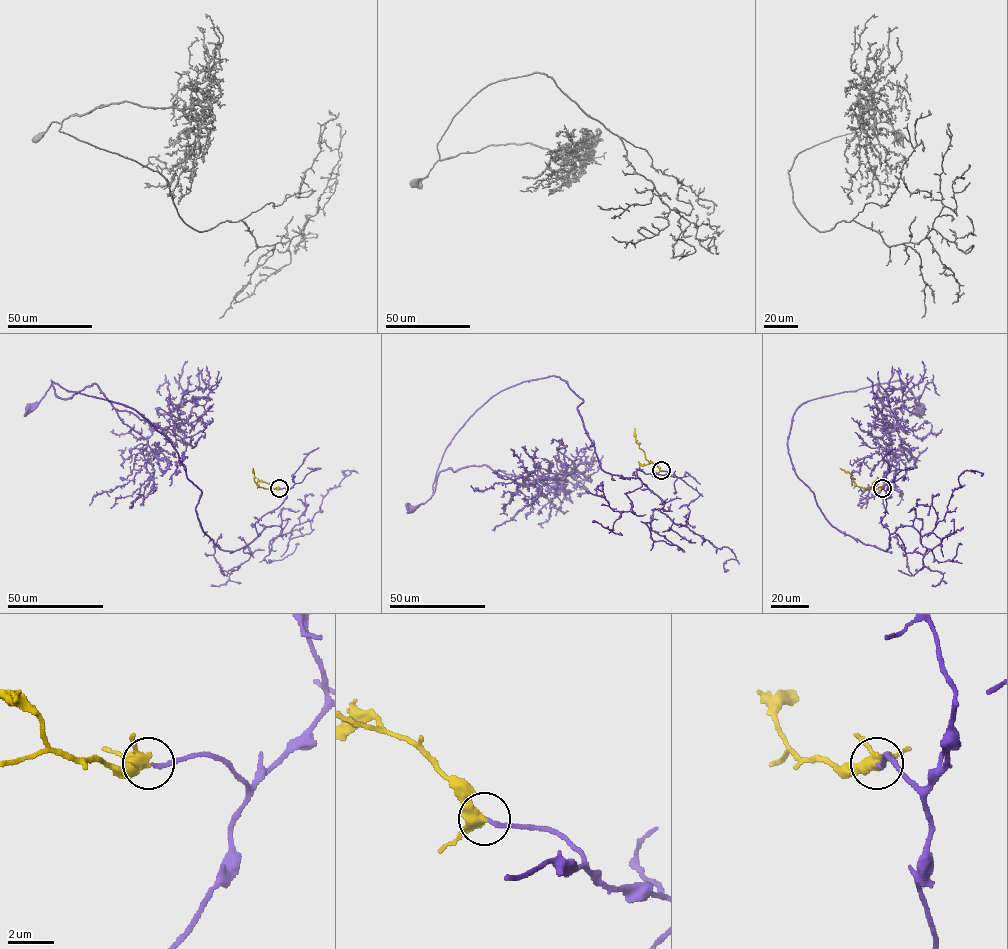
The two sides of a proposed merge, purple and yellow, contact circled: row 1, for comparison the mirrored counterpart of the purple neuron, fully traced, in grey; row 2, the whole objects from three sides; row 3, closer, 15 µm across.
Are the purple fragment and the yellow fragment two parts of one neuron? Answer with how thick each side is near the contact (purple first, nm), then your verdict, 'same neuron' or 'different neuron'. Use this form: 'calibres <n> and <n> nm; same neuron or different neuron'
calibres 170 and 360 nm; same neuron

